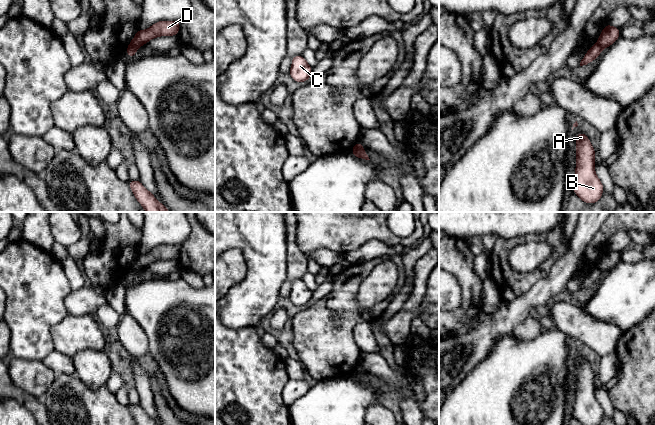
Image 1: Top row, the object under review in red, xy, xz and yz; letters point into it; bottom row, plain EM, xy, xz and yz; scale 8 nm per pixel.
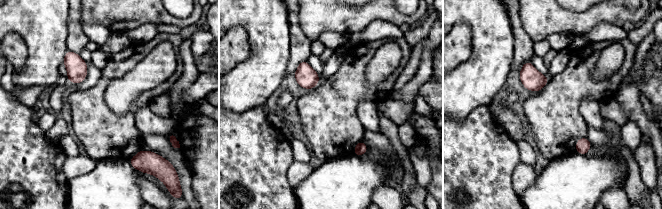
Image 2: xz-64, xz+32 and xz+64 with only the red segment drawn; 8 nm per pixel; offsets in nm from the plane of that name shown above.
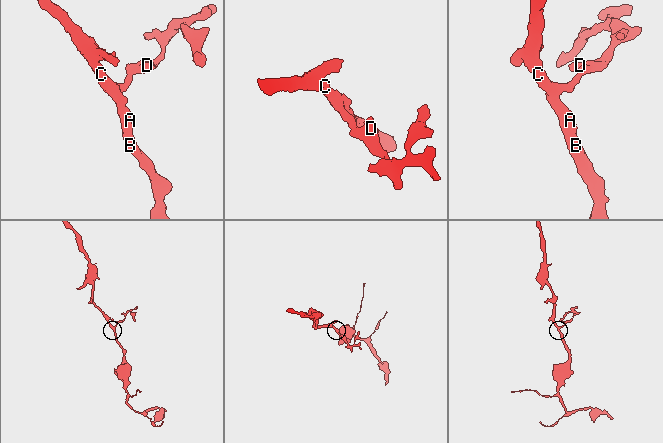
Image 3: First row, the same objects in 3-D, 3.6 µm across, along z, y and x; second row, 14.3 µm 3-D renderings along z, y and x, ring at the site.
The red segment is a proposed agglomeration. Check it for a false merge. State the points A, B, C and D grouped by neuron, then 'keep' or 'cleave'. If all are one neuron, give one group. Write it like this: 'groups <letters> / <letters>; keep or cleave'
groups A B C / D; cleave

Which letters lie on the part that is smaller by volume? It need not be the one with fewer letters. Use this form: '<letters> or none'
D

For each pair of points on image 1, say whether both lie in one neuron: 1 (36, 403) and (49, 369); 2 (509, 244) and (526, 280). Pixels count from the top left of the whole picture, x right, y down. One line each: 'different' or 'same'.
1: different
2: same

